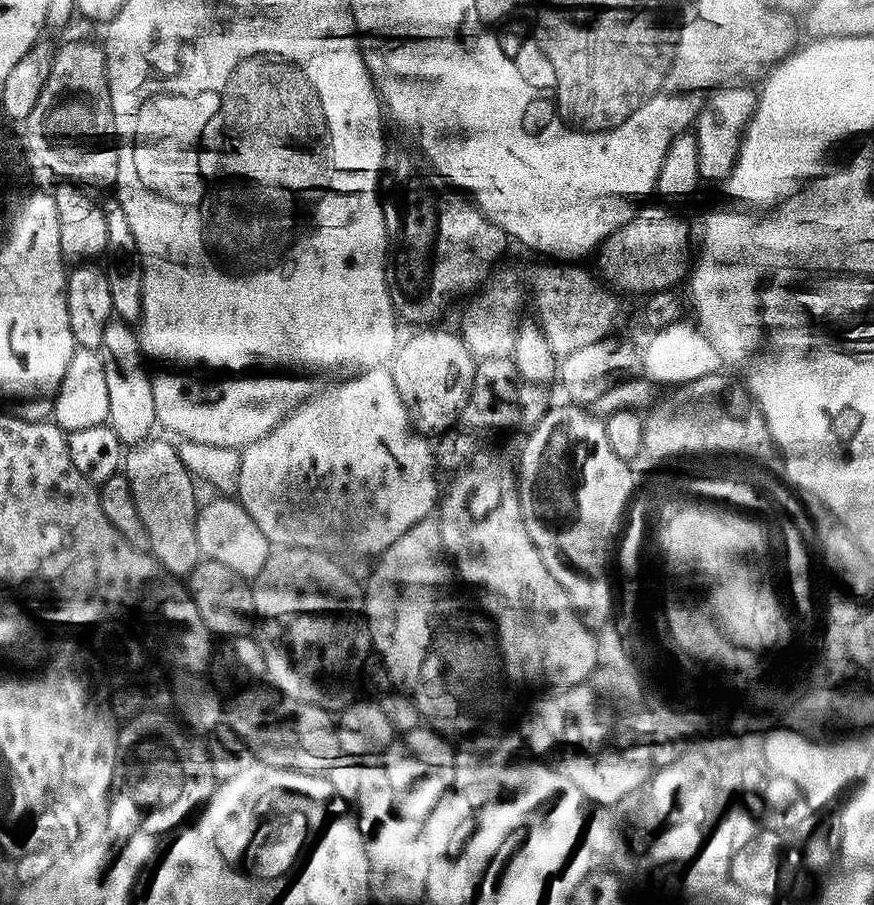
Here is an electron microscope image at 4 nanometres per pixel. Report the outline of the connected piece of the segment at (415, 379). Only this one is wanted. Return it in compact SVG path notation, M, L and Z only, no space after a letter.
M424 326L413 331L416 332L413 336L405 340L403 337L391 353L390 363L394 390L398 390L398 398L402 398L402 406L406 406L413 428L425 438L433 438L459 421L460 412L470 398L476 373L477 357L473 356L464 339L455 331L436 327L440 326Z

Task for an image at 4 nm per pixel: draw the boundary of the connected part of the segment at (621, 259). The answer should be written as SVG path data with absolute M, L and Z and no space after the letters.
M640 206L626 223L618 226L618 230L608 233L607 238L600 241L595 256L595 271L605 285L621 293L666 292L675 289L675 284L679 280L681 283L690 271L690 261L694 256L694 232L688 229L682 217L664 208Z

